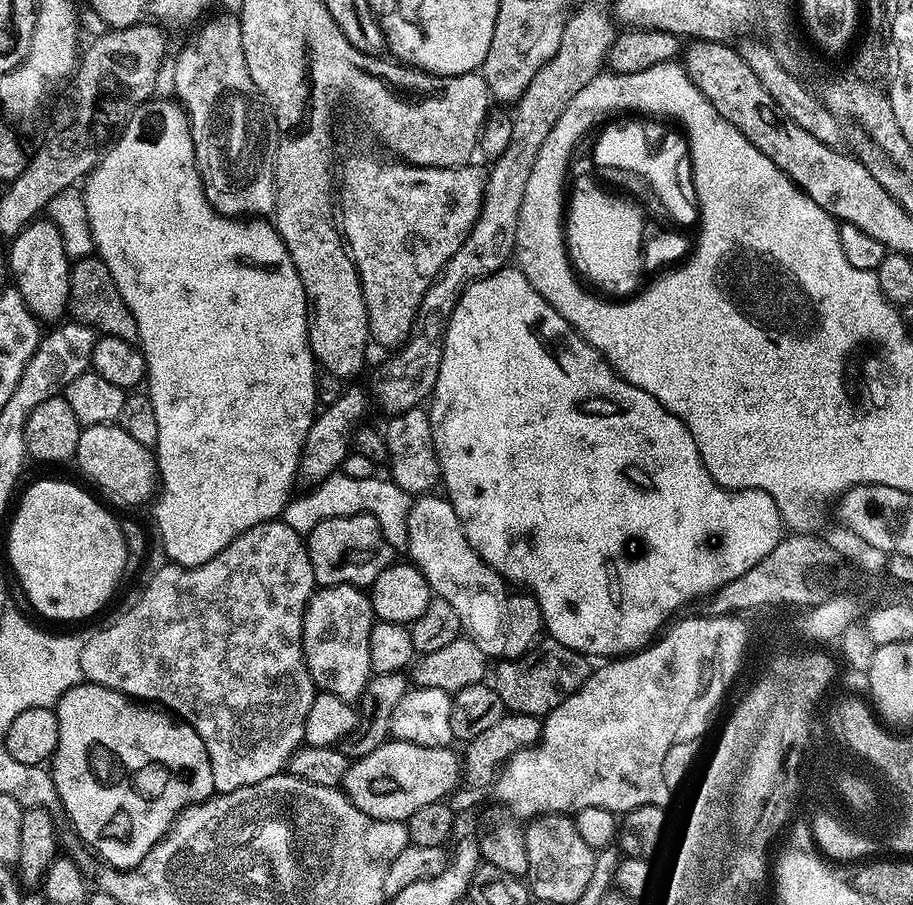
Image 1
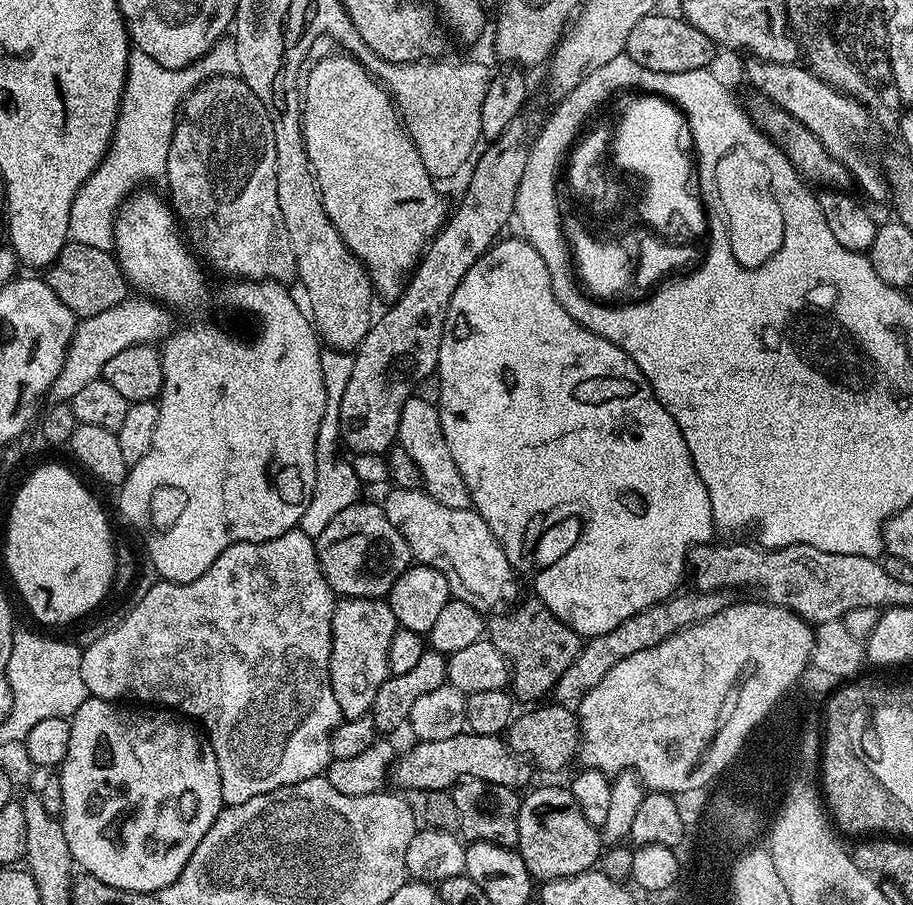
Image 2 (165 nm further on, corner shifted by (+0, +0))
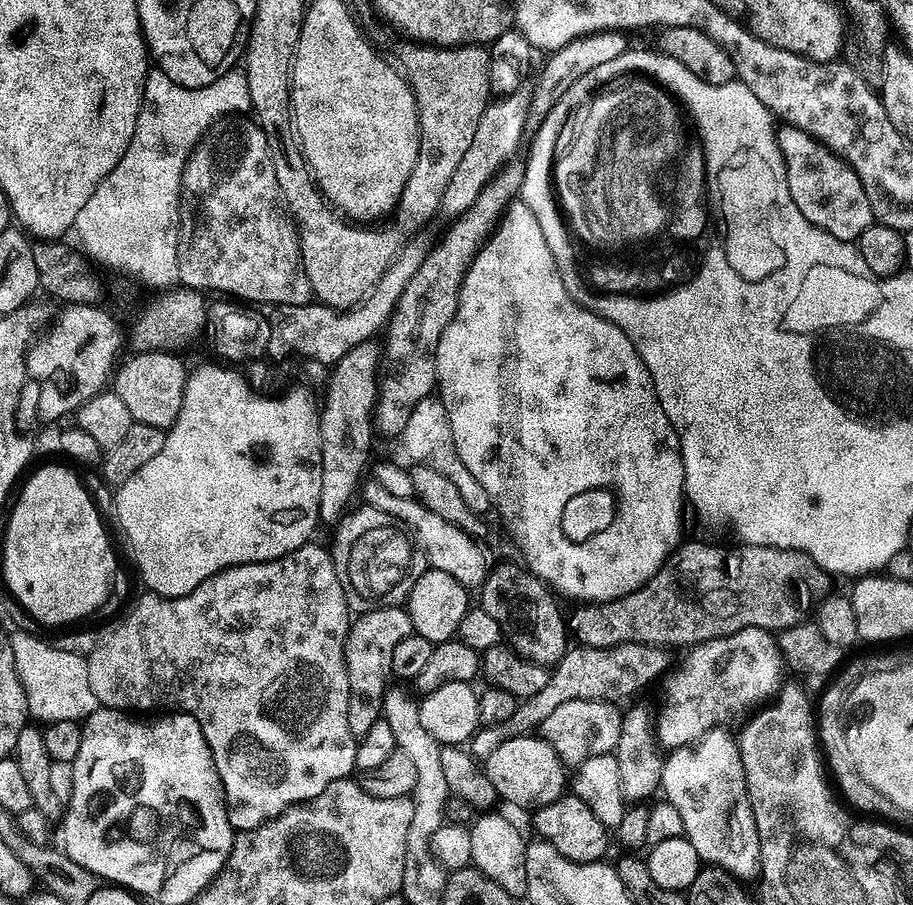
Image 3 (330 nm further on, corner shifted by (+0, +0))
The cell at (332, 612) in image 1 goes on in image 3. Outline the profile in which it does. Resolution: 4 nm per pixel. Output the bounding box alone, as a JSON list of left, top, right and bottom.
[344,606,413,738]

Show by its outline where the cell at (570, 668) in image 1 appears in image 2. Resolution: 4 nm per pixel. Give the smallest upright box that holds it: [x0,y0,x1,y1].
[486,599,582,702]

